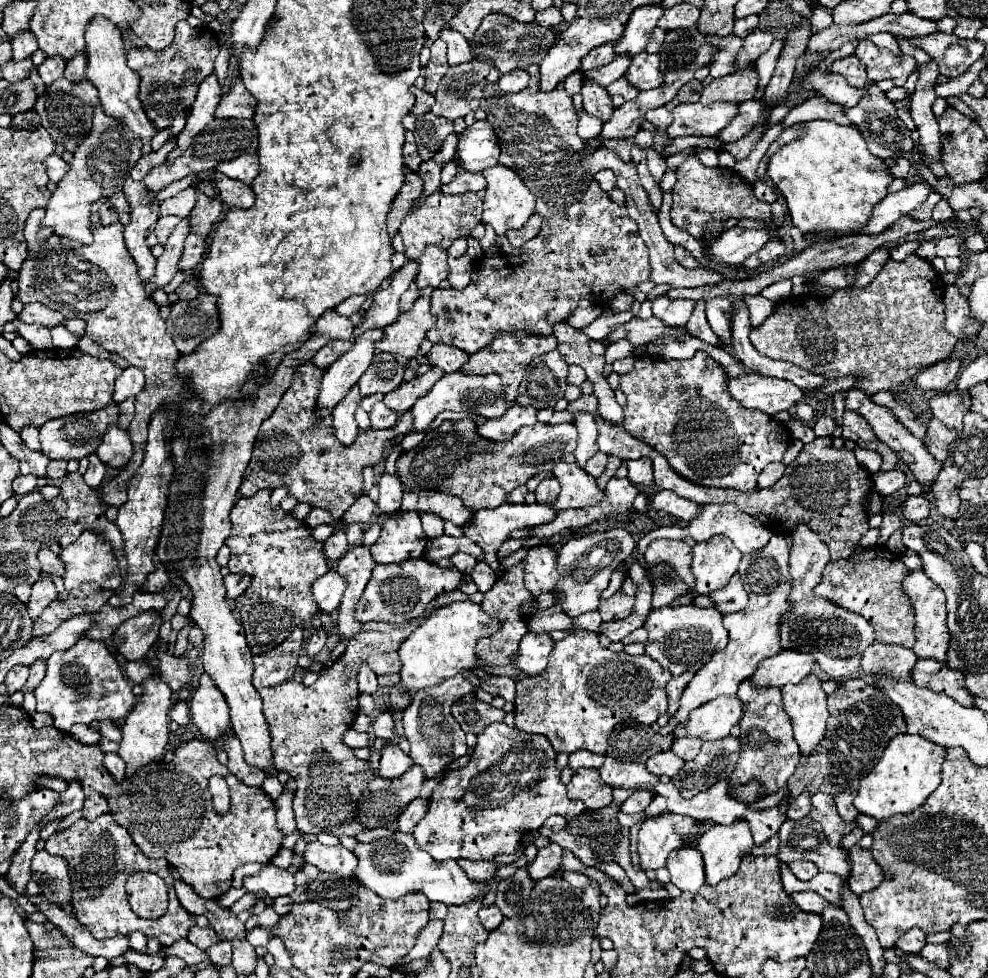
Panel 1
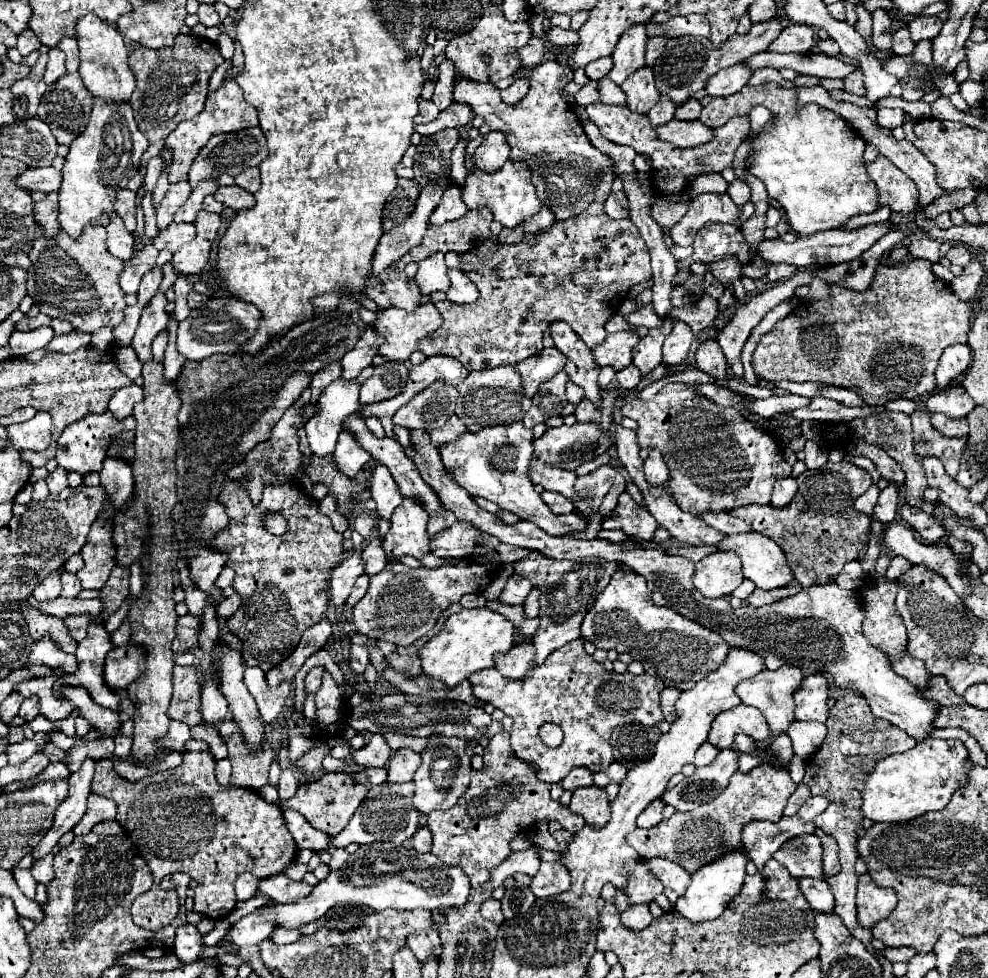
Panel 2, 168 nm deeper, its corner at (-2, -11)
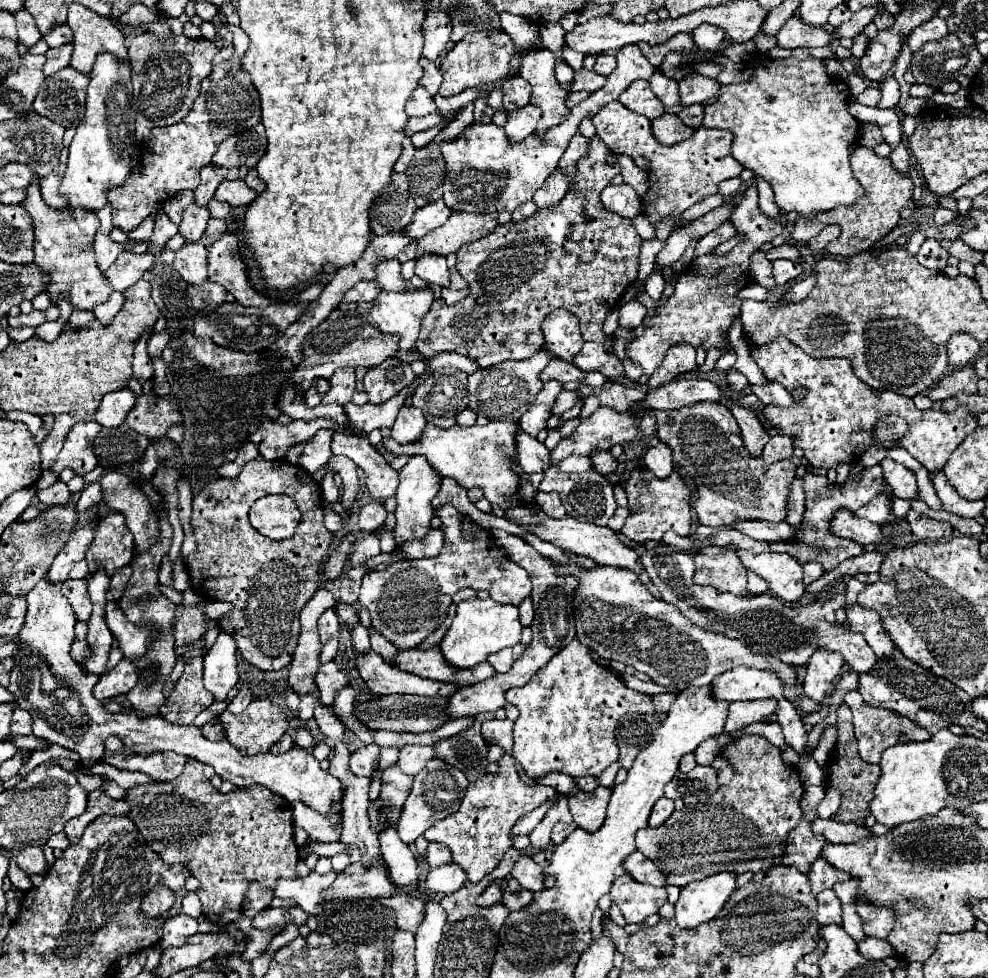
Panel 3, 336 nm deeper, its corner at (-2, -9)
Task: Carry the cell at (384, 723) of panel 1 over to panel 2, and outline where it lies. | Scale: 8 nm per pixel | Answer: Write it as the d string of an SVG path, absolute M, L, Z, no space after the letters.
M372 735L370 741L358 749L352 751L352 763L362 767L384 767L392 755L392 749L386 745L382 735Z

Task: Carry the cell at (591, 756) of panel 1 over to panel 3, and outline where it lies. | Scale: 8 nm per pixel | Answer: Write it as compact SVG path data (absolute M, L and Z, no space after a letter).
M556 773L556 775L546 775L544 779L540 779L538 783L542 785L550 785L556 789L556 793L560 795L576 795L580 791L580 787L576 787L576 779L570 777L570 775L564 775L564 773Z

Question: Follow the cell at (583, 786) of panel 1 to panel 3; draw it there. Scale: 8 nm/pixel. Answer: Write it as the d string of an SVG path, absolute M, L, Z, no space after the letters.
M596 787L592 793L578 791L576 795L572 795L568 799L568 805L570 805L574 823L588 833L598 831L600 825L604 823L610 795L612 795L610 787Z

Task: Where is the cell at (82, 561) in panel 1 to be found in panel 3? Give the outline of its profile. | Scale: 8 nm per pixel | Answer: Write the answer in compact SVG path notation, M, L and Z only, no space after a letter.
M110 513L100 517L94 527L94 539L86 551L88 575L96 573L98 567L106 567L106 573L114 573L130 563L134 553L134 539L124 523L122 513Z

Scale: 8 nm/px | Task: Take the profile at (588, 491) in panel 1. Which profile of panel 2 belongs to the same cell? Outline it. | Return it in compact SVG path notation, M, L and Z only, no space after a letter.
M532 455L528 477L534 485L542 485L546 491L562 493L568 499L572 497L572 489L574 489L574 481L576 481L574 471L564 471L554 465L542 463L536 455Z

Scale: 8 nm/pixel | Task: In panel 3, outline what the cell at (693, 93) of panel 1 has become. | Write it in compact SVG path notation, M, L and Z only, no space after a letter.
M688 105L688 107L684 107L680 113L678 113L678 117L682 119L682 123L686 123L688 127L700 127L702 125L702 117L704 117L704 107L702 105Z

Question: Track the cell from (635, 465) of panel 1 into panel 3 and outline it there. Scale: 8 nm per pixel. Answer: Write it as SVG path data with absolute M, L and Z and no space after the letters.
M658 443L656 447L650 447L644 455L644 465L658 477L658 479L666 479L672 471L672 451L666 443Z

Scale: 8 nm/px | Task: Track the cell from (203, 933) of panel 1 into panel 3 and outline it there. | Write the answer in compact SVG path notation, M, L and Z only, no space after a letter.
M176 915L166 919L164 923L164 935L160 945L168 945L168 947L182 947L186 943L188 937L192 937L198 931L198 923L196 919L188 917L188 915Z

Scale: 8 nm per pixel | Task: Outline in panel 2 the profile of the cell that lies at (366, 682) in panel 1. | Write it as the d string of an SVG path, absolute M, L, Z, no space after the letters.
M354 645L350 649L350 665L358 675L364 675L368 665L368 649L364 649L364 645Z

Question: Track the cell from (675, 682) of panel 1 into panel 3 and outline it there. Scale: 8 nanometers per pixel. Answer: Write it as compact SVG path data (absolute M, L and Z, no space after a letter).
M658 693L652 697L654 699L654 707L658 713L666 713L670 709L670 705L674 703L676 699L676 693Z

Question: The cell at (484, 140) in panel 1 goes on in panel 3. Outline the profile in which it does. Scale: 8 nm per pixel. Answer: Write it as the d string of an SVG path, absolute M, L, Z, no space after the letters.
M526 105L526 107L520 107L516 111L510 111L508 121L504 125L508 141L510 143L524 141L536 129L538 119L540 119L540 109L532 107L532 105Z

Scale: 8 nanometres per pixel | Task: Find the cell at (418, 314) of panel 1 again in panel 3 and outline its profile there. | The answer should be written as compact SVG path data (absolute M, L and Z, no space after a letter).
M408 289L404 293L382 291L370 309L370 319L382 333L398 335L402 351L414 347L424 315L434 301L434 293L426 289Z

